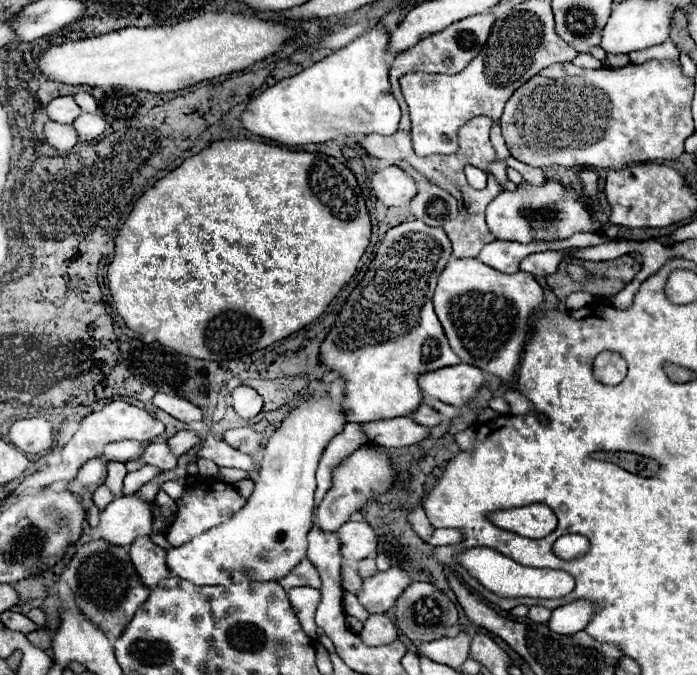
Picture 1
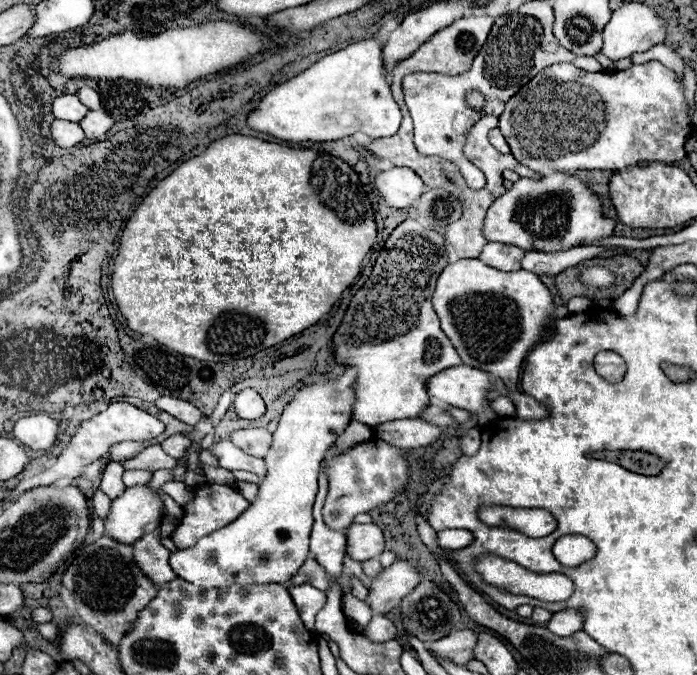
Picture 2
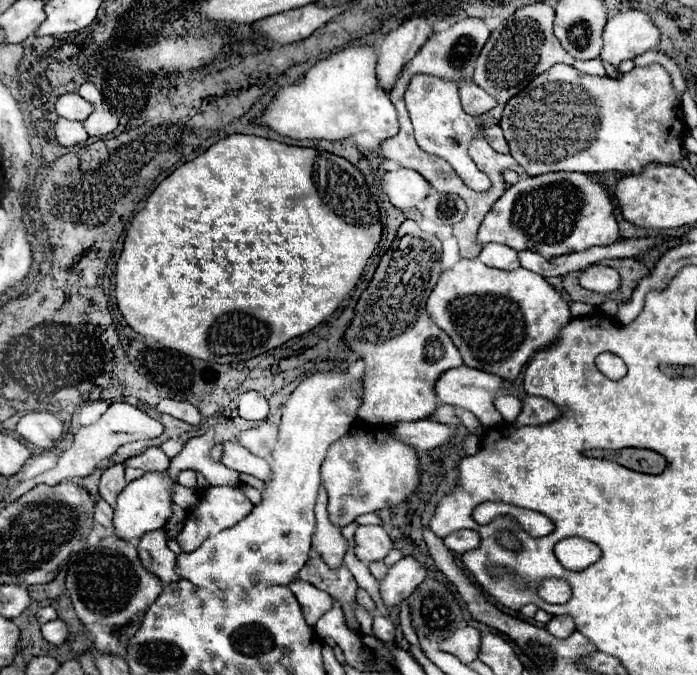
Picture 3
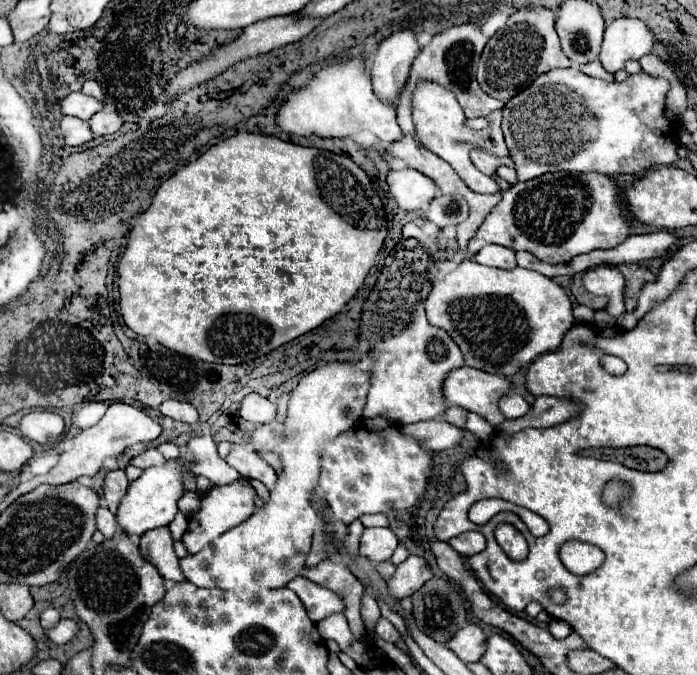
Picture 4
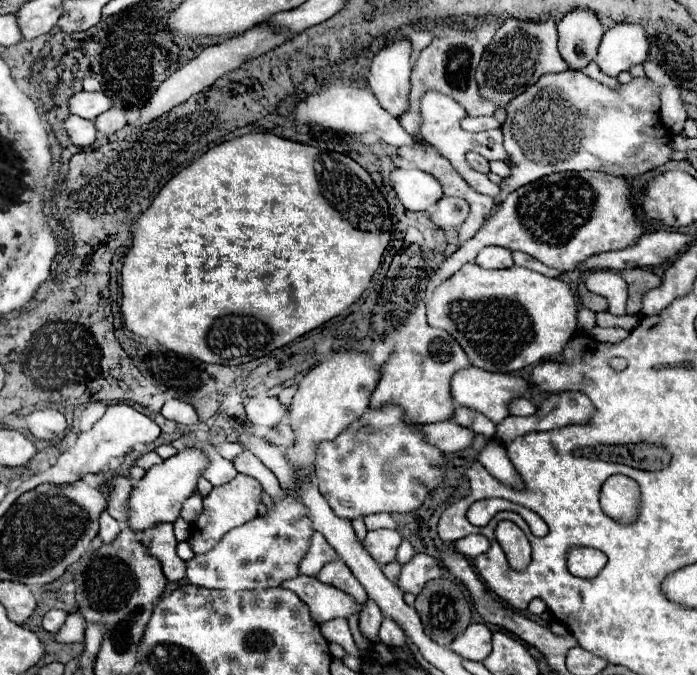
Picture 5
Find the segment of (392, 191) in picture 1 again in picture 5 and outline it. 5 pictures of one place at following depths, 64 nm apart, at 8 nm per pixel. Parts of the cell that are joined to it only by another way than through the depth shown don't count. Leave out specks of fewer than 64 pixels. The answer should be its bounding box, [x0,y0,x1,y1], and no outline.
[390,168,444,212]

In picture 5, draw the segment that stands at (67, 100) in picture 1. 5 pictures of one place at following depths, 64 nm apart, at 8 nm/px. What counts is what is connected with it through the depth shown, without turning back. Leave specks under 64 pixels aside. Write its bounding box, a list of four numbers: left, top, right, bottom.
[70,92,112,120]

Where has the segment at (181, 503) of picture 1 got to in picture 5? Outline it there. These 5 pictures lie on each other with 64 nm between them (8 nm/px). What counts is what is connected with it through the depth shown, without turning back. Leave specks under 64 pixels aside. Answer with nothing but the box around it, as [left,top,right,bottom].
[188,474,262,554]

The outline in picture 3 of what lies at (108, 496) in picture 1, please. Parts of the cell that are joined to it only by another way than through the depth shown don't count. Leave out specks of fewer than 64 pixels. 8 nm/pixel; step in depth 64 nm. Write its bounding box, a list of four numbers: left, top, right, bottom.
[94,498,114,532]

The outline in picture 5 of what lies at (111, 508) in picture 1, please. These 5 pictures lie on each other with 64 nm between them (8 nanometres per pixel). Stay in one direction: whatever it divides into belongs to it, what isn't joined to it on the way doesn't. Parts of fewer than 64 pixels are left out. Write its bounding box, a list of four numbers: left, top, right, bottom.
[128,448,210,532]

